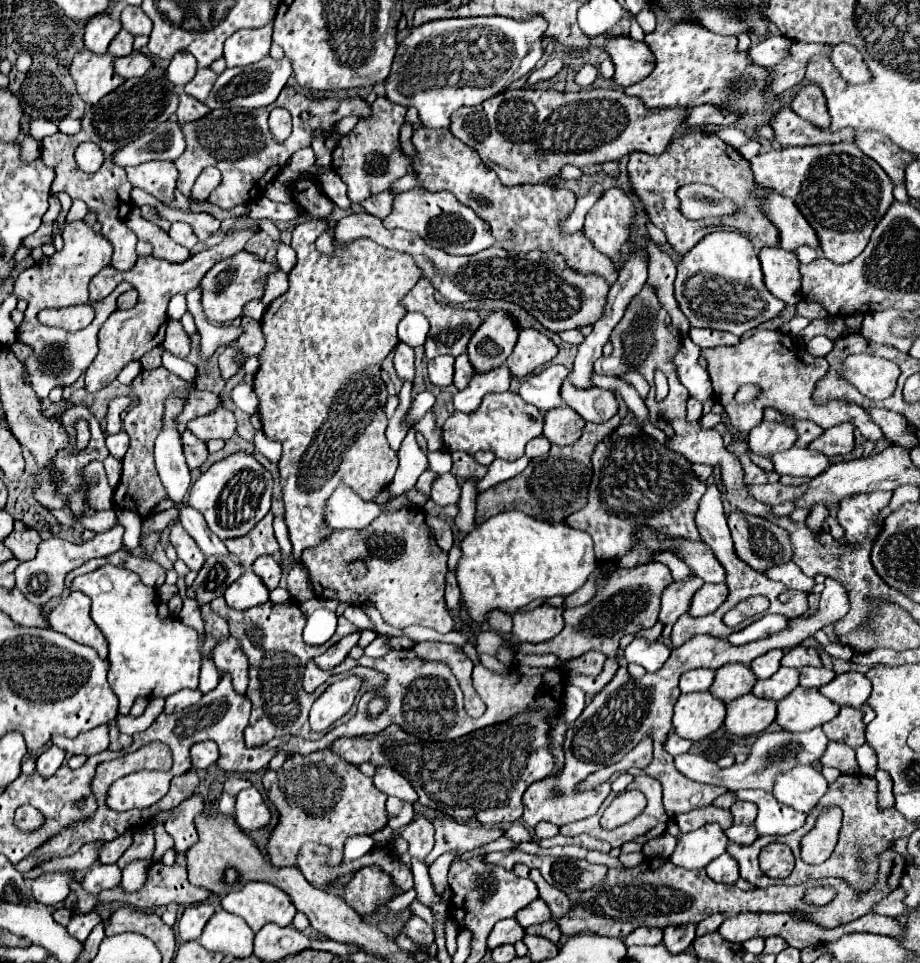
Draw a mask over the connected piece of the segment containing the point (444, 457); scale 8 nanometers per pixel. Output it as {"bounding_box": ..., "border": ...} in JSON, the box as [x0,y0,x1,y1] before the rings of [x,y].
{"bounding_box":[428,448,452,474],"border":[[[442,448],[438,452],[428,452],[428,462],[430,462],[430,470],[434,470],[436,474],[450,472],[450,468],[452,468],[452,458],[446,448]]]}

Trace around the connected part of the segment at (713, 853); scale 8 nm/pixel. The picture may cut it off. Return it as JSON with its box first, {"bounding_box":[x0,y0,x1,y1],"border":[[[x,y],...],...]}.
{"bounding_box":[666,820,728,870],"border":[[[670,820],[666,832],[680,838],[670,860],[676,866],[682,866],[688,870],[706,868],[714,858],[722,856],[728,848],[728,838],[718,824],[706,824],[700,830],[682,834],[678,830],[678,824],[674,820]]]}

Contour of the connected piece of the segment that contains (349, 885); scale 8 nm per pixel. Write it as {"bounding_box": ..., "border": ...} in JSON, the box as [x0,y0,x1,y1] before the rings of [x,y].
{"bounding_box":[342,866,402,916],"border":[[[380,866],[360,868],[348,882],[342,884],[344,902],[360,916],[372,916],[402,892],[392,892],[392,878]]]}

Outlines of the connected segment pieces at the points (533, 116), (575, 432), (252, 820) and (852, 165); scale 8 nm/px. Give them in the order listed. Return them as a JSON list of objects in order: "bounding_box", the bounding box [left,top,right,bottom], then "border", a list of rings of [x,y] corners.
[{"bounding_box":[450,90,688,186],"border":[[[504,90],[478,106],[452,114],[450,132],[474,148],[504,186],[538,184],[558,176],[568,164],[594,166],[634,150],[662,154],[688,112],[680,108],[650,112],[622,90]]]},{"bounding_box":[544,406,584,446],"border":[[[568,406],[554,408],[546,412],[544,418],[544,436],[558,446],[568,446],[574,444],[580,438],[580,432],[584,430],[584,420],[572,412]]]},{"bounding_box":[236,788,272,830],"border":[[[256,788],[242,790],[236,796],[236,824],[244,830],[266,828],[272,820],[272,814]]]},{"bounding_box":[750,142,894,264],"border":[[[850,142],[770,150],[750,158],[750,164],[758,184],[796,202],[816,230],[824,256],[836,264],[854,260],[866,248],[872,230],[894,202],[890,178]]]}]

